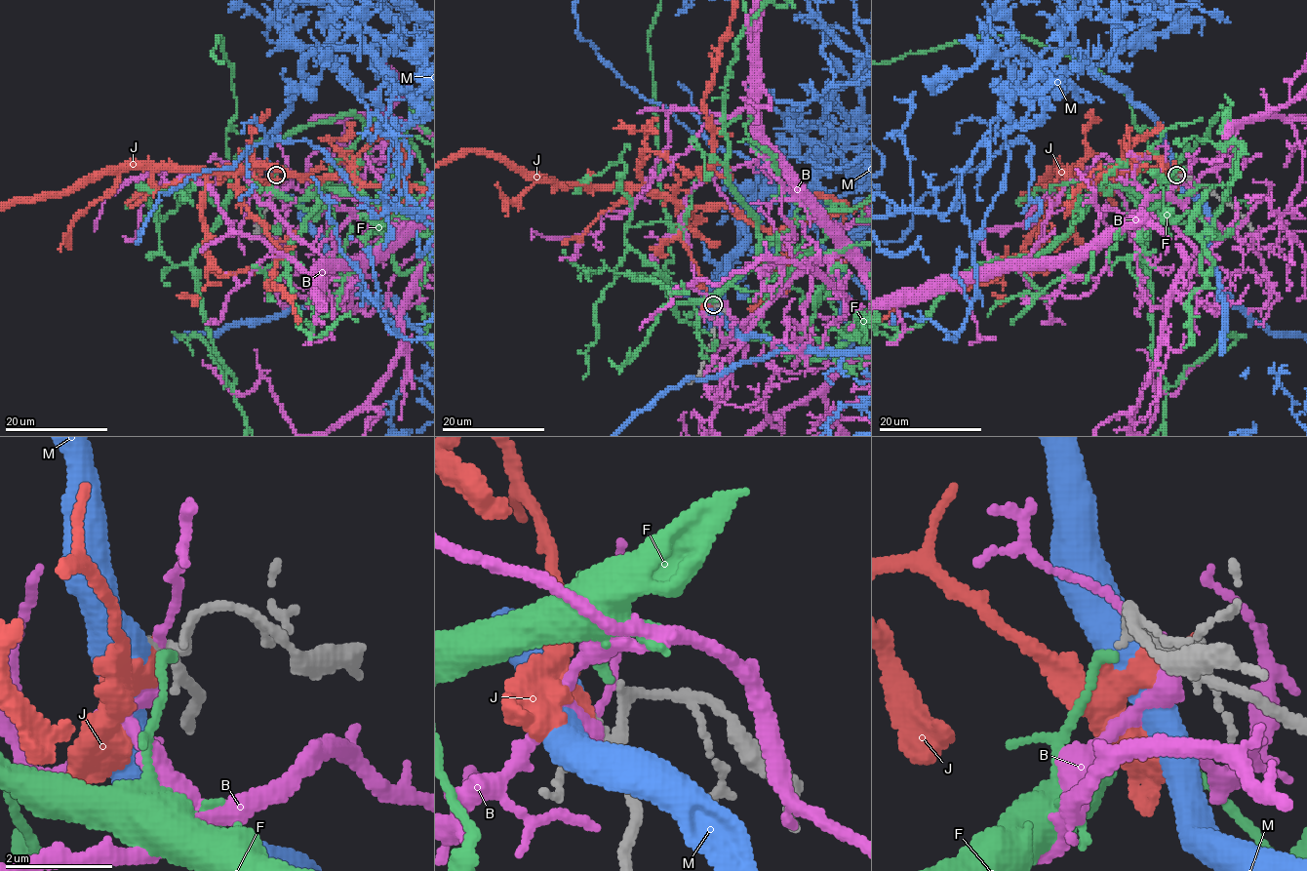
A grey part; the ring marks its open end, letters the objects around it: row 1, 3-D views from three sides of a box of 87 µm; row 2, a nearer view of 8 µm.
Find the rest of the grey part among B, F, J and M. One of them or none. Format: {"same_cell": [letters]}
{"same_cell": ["F"]}

